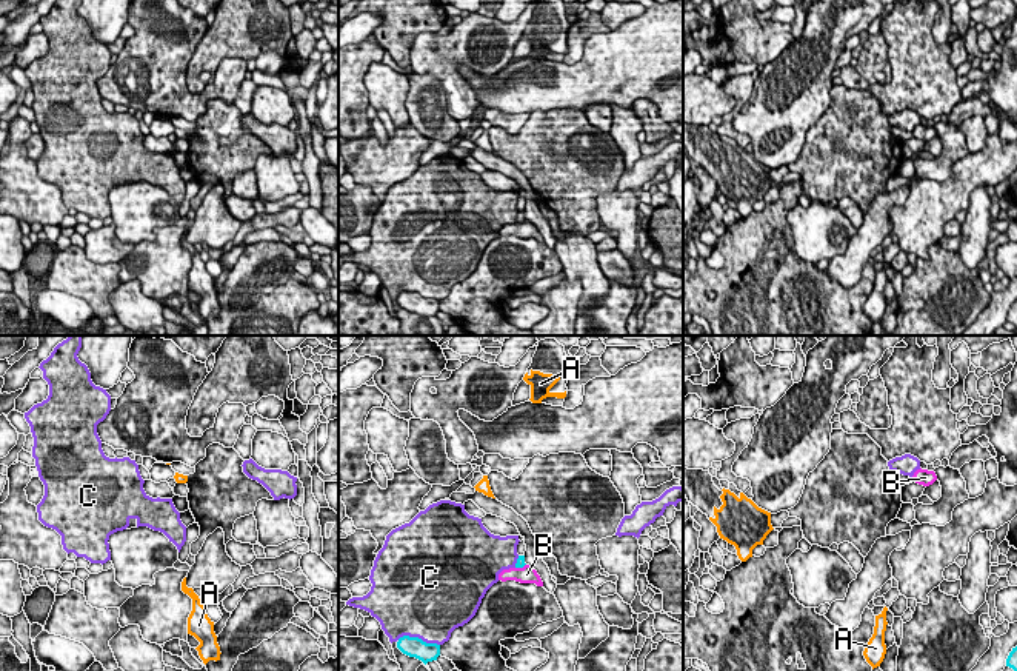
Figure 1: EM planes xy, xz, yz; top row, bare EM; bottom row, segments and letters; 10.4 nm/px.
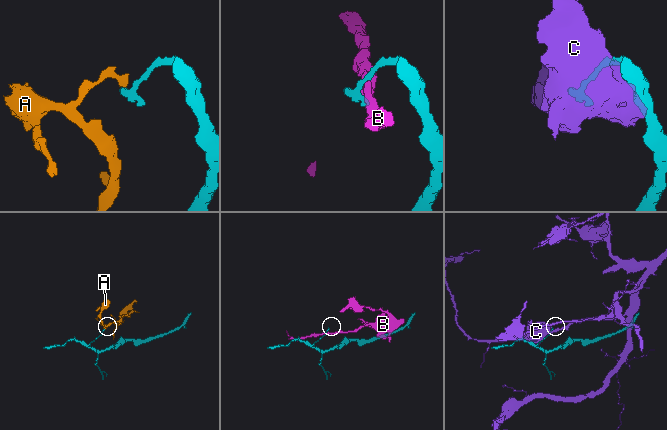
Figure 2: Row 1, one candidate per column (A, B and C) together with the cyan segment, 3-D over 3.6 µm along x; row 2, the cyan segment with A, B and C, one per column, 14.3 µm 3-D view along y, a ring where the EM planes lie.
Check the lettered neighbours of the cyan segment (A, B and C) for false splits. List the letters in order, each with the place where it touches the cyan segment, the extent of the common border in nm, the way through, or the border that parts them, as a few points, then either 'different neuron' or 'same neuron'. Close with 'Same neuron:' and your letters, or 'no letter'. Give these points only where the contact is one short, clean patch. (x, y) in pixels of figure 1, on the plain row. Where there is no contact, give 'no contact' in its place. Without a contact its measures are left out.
A: contact xz (539, 202); length 70 nm; border xz (539, 199), (540, 203); different neuron
B: contact xz (520, 222); length 120 nm; different neuron
C: contact xz (417, 293); length 460 nm; different neuron
Same neuron: no letter

